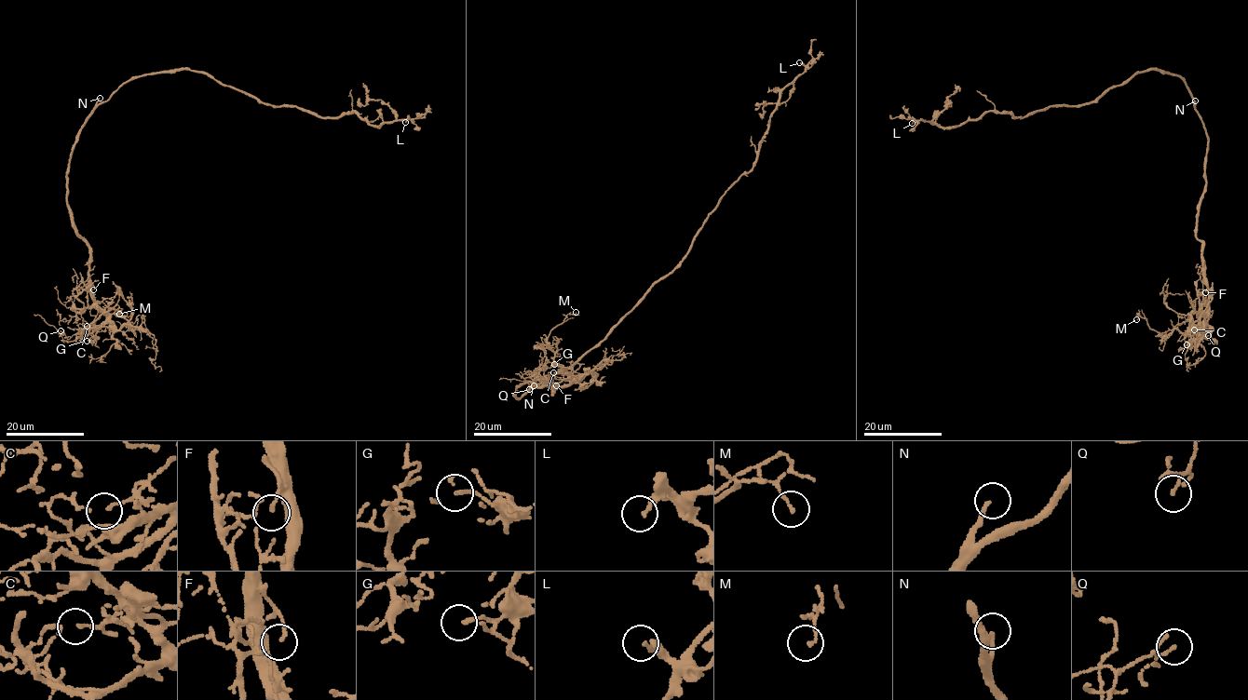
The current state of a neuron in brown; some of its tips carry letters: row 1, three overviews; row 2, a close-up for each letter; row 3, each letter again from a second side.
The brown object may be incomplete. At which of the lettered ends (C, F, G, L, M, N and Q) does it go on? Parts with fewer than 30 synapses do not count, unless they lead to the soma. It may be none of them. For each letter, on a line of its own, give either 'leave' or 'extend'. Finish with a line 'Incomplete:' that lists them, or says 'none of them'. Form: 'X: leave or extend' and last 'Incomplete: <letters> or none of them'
C: leave
F: leave
G: leave
L: leave
M: leave
N: extend
Q: leave
Incomplete: N

